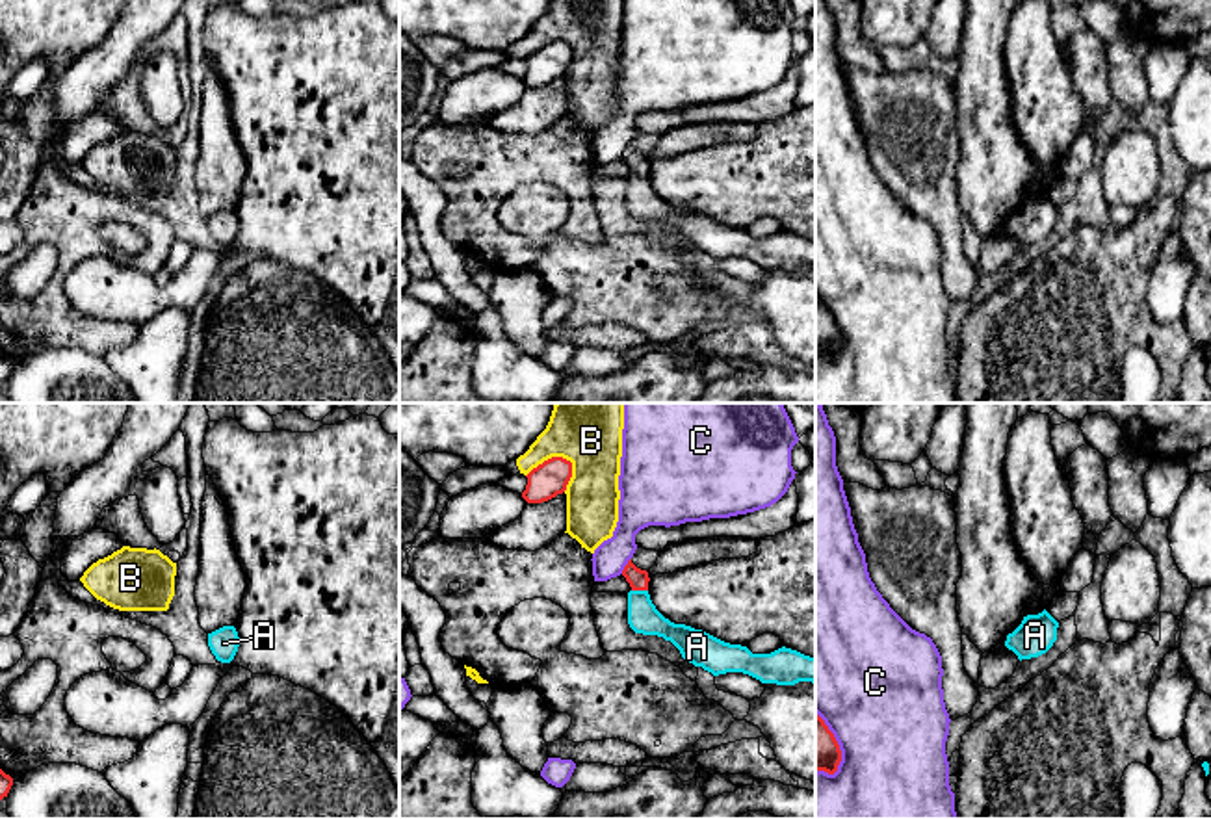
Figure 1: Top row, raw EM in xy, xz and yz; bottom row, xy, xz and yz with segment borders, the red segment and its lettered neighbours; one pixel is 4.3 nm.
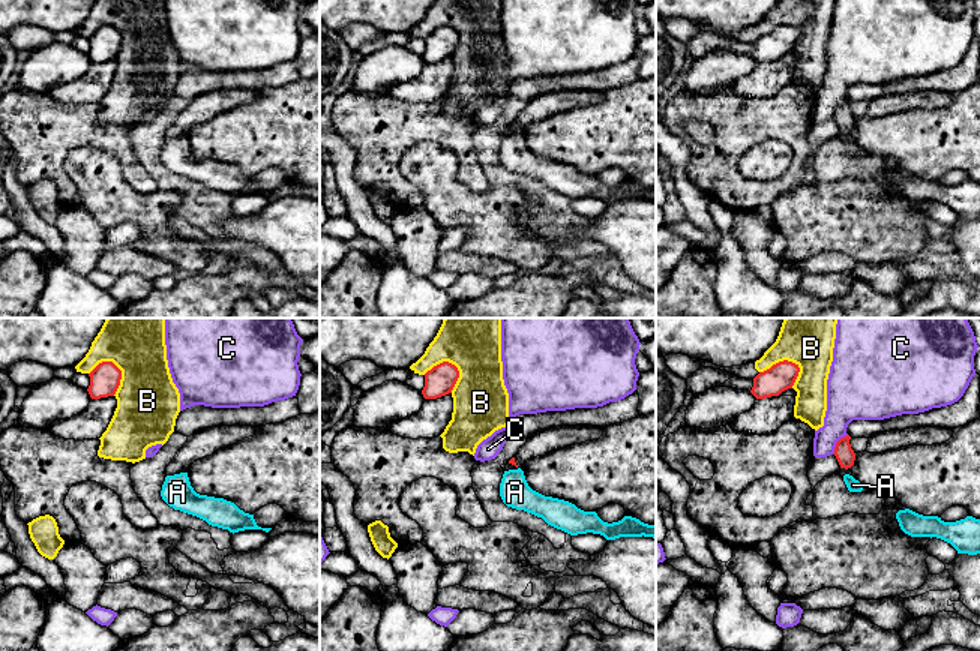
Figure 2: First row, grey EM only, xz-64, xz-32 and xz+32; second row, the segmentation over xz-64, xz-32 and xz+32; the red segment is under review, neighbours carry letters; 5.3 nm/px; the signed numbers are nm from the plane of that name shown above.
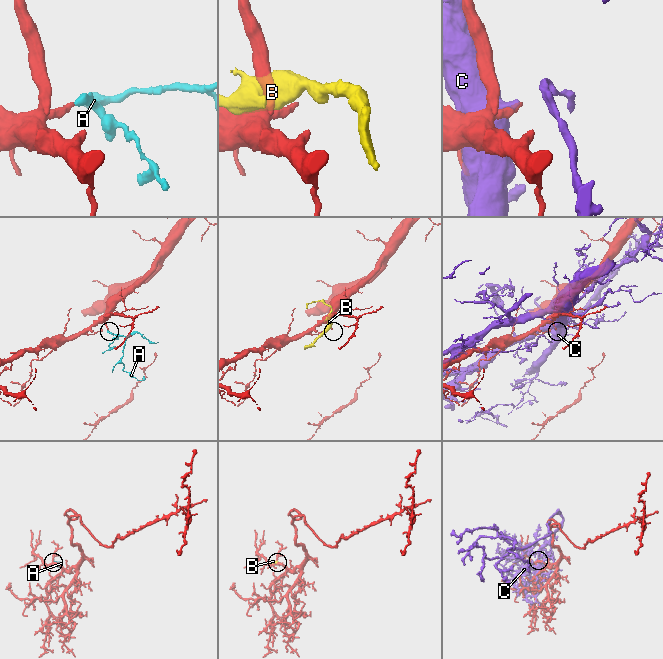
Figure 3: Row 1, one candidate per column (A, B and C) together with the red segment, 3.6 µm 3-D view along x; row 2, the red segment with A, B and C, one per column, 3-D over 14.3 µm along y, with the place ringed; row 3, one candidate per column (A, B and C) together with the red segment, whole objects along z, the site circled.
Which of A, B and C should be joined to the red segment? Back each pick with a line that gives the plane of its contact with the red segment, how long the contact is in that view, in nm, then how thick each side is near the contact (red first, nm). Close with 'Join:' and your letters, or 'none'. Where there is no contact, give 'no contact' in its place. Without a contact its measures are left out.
A: xz | 70 nm | 90/140 nm
Join: A

